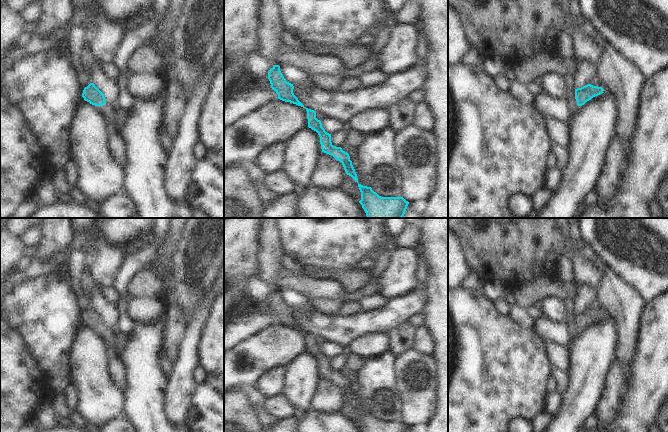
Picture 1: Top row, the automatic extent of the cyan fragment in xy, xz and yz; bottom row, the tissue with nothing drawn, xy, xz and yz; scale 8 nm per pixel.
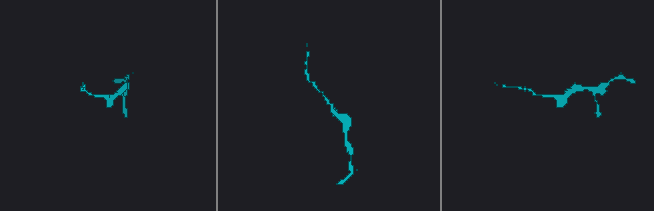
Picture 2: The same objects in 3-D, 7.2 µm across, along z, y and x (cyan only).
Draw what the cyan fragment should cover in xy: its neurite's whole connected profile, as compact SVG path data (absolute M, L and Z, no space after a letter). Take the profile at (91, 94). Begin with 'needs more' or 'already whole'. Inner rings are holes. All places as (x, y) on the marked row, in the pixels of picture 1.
already whole; M90 83L84 88L82 97L85 101L95 106L103 106L105 104L104 94L95 86L94 83Z

